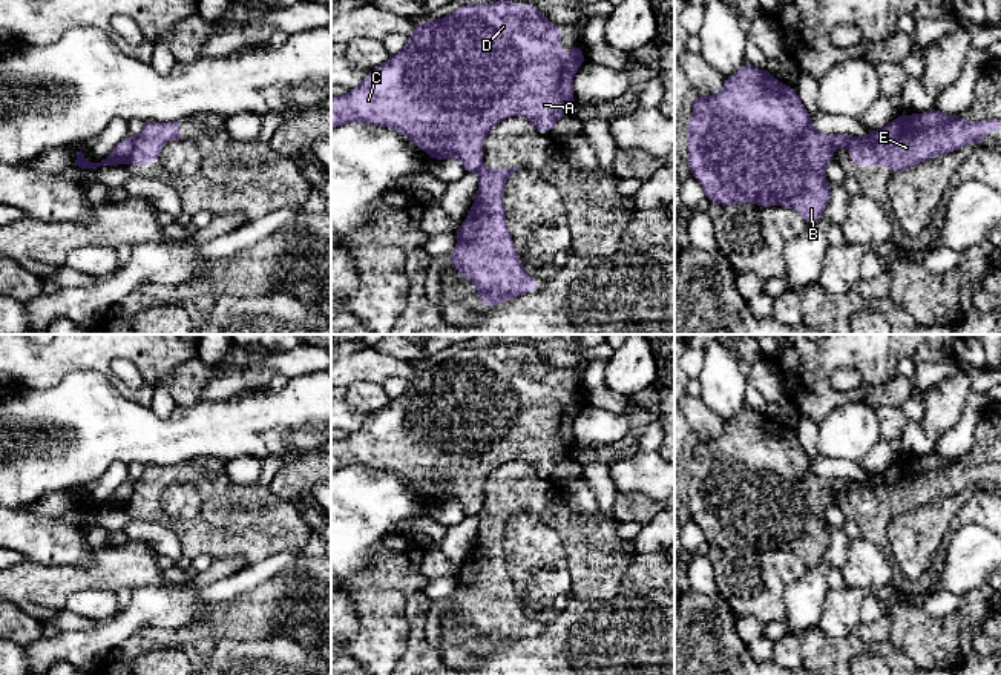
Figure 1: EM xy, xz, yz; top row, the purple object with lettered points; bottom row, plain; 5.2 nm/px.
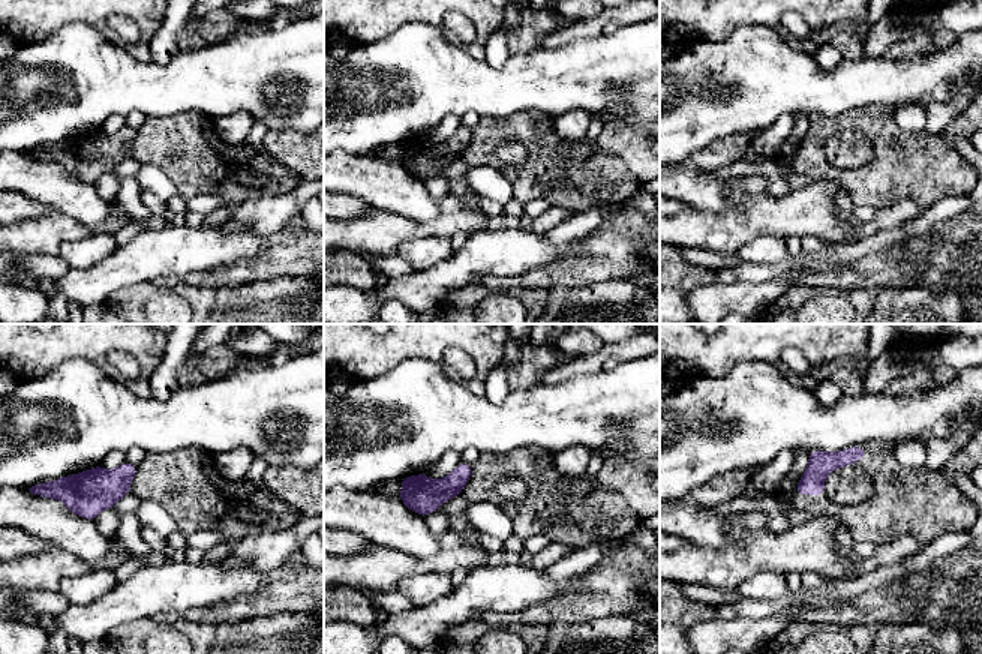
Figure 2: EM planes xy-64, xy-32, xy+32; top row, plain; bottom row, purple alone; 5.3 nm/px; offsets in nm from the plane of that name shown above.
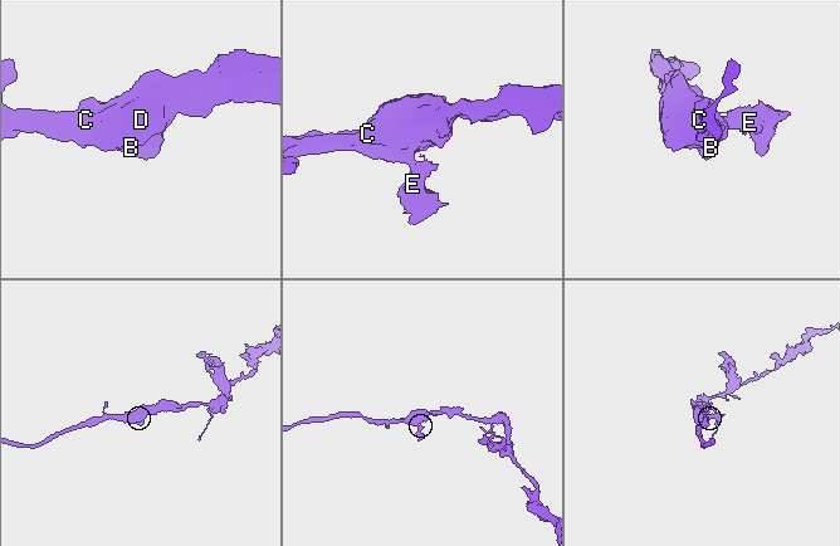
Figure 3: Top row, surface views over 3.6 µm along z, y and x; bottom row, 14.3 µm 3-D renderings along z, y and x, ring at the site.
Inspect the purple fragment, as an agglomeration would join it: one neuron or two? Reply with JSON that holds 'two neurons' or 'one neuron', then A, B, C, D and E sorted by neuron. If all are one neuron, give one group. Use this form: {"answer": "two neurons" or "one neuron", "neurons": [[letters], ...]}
{"answer": "two neurons", "neurons": [["A", "B", "C", "D"], ["E"]]}

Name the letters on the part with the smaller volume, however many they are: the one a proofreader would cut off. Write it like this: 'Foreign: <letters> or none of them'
Foreign: E

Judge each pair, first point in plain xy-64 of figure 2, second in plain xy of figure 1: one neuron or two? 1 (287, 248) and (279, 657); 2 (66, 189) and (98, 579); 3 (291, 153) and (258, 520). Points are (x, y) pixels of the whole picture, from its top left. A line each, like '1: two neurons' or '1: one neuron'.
1: two neurons
2: two neurons
3: two neurons

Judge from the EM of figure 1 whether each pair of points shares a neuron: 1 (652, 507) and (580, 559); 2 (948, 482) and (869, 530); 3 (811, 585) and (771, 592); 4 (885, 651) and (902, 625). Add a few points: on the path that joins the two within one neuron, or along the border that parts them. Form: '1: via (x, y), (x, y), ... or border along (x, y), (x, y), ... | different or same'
1: border along (615, 517), (620, 522) | different
2: via (928, 482), (915, 482), (888, 510) | same
3: border along (807, 569), (785, 591), (784, 620) | different
4: border along (889, 640), (911, 658) | different

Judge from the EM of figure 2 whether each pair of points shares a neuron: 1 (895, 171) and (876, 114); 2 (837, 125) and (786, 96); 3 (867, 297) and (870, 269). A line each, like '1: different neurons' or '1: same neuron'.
1: same neuron
2: different neurons
3: different neurons

